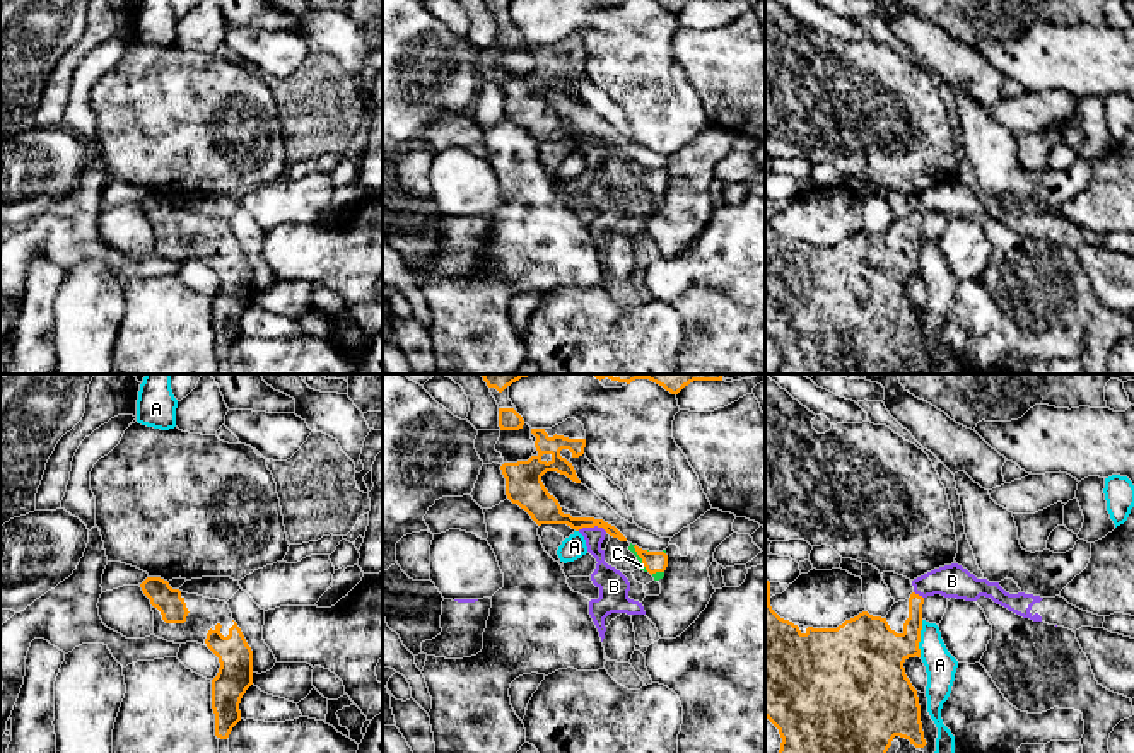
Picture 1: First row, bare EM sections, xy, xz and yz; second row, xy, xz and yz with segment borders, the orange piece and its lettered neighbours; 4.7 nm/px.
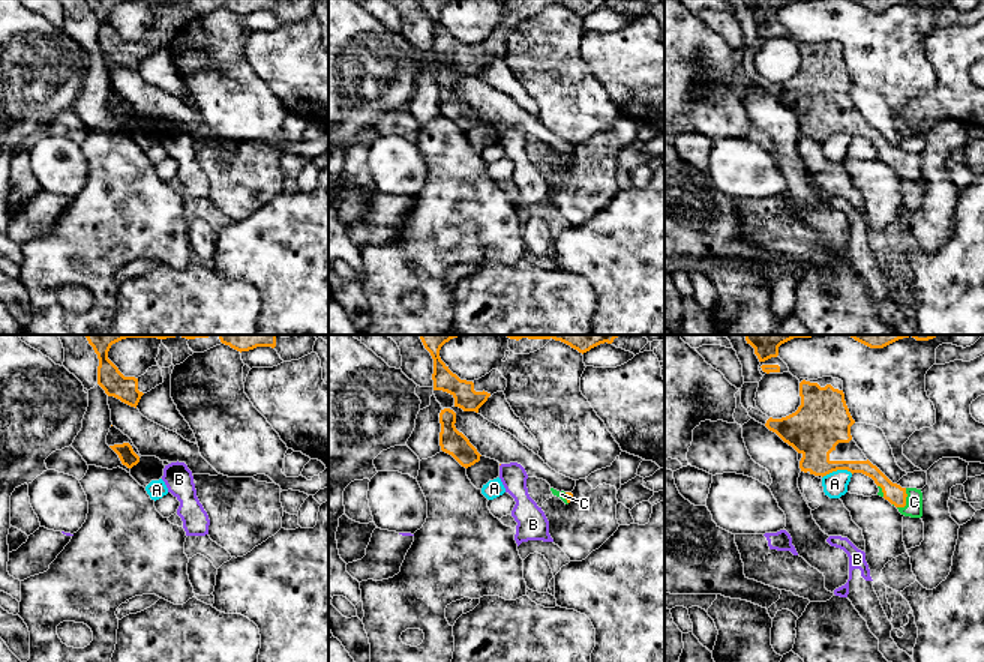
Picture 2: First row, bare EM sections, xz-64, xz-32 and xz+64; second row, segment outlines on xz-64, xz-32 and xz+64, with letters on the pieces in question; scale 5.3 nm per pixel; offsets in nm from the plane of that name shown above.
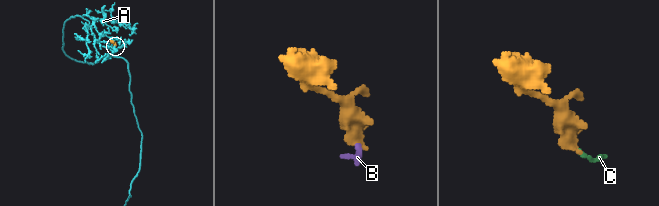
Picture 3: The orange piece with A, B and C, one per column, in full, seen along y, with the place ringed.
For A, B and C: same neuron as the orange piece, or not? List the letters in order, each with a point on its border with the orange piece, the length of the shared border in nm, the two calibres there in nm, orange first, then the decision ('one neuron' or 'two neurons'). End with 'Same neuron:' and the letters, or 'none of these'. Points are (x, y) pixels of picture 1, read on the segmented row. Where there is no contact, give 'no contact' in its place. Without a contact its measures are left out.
A: meets orange in yz at (919, 639); contact 180 nm long; 320 nm thick on the orange side, 140 nm on the other; two neurons
B: meets orange in xz at (593, 526); contact 140 nm long; 140 nm thick on the orange side, 120 nm on the other; two neurons
C: meets orange in xz at (641, 557); contact 140 nm long; 100 nm thick on the orange side, 30 nm on the other; one neuron
Same neuron: C

